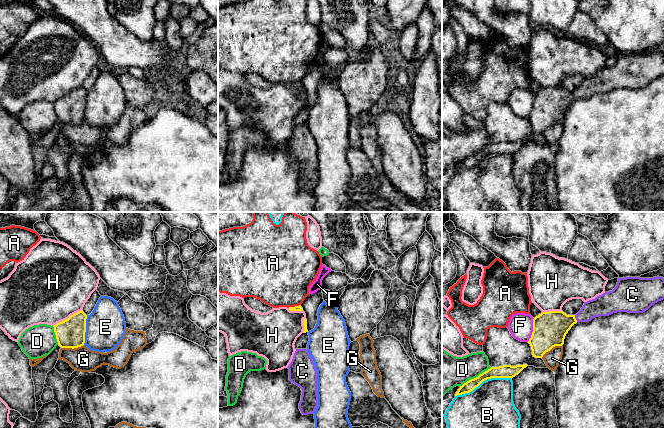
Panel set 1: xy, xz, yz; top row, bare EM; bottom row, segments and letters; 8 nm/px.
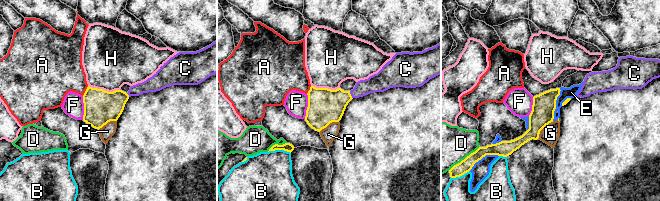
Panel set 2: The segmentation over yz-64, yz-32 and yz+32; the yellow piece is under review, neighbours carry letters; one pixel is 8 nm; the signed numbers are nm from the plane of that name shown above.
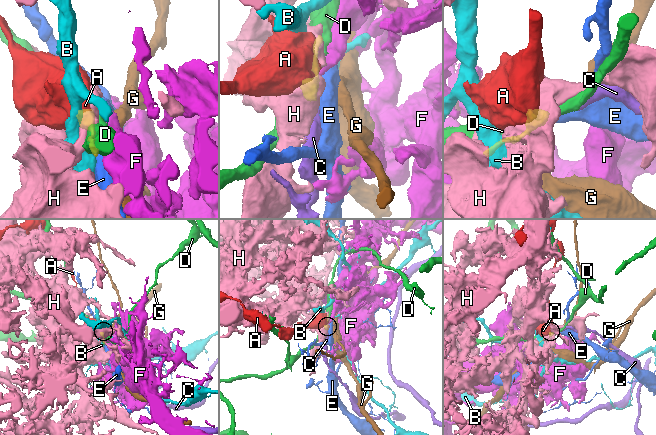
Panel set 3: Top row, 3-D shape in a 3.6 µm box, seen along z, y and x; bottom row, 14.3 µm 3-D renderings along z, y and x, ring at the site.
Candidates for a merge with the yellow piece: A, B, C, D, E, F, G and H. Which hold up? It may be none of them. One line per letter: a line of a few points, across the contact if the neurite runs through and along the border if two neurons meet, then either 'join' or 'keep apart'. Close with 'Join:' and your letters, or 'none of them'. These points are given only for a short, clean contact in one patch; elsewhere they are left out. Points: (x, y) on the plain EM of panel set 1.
A: line xz (300, 80), (288, 83); keep apart
B: keep apart
C: line yz (549, 104), (557, 99), (575, 94), (603, 81); join
D: keep apart
E: keep apart
F: line yz (534, 94), (531, 113), (527, 117); keep apart
G: line xy (83, 120), (73, 124), (61, 124); keep apart
H: line xy (81, 85), (53, 102); keep apart
Join: C

